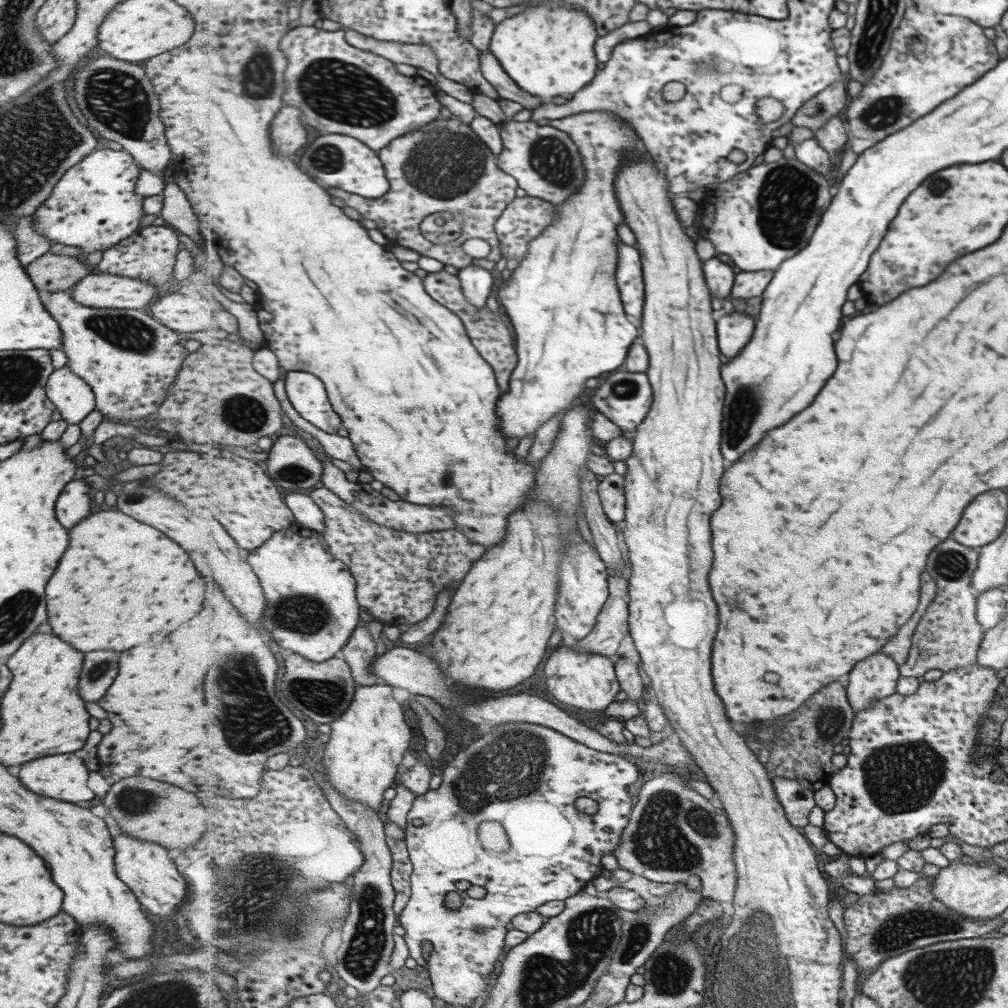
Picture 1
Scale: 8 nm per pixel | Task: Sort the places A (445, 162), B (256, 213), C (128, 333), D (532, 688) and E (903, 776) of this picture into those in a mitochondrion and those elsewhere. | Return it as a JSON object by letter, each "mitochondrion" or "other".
{"A":"mitochondrion","B":"other","C":"mitochondrion","D":"other","E":"mitochondrion"}

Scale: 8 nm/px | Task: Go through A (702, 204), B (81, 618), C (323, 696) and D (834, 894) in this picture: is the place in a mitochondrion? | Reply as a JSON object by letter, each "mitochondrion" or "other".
{"A":"other","B":"other","C":"mitochondrion","D":"other"}

